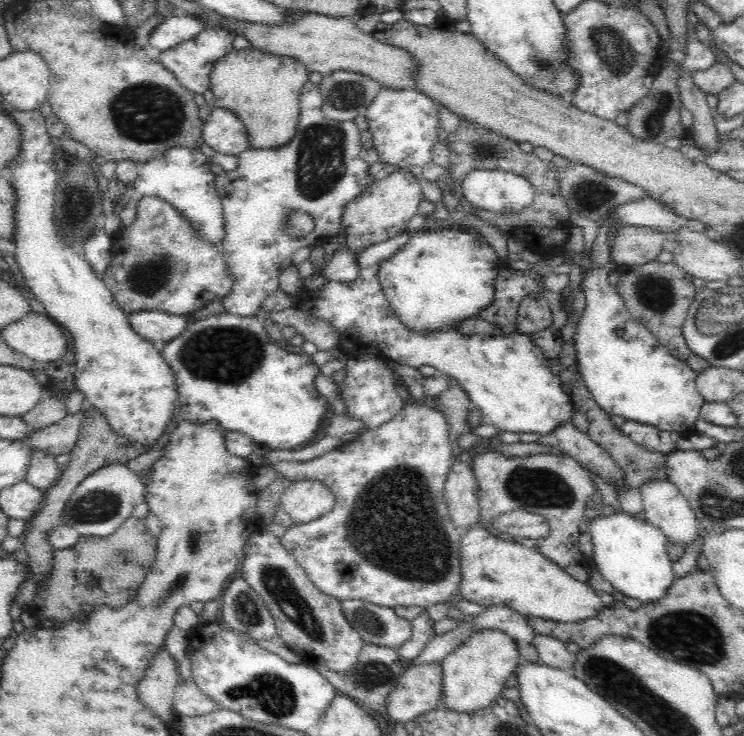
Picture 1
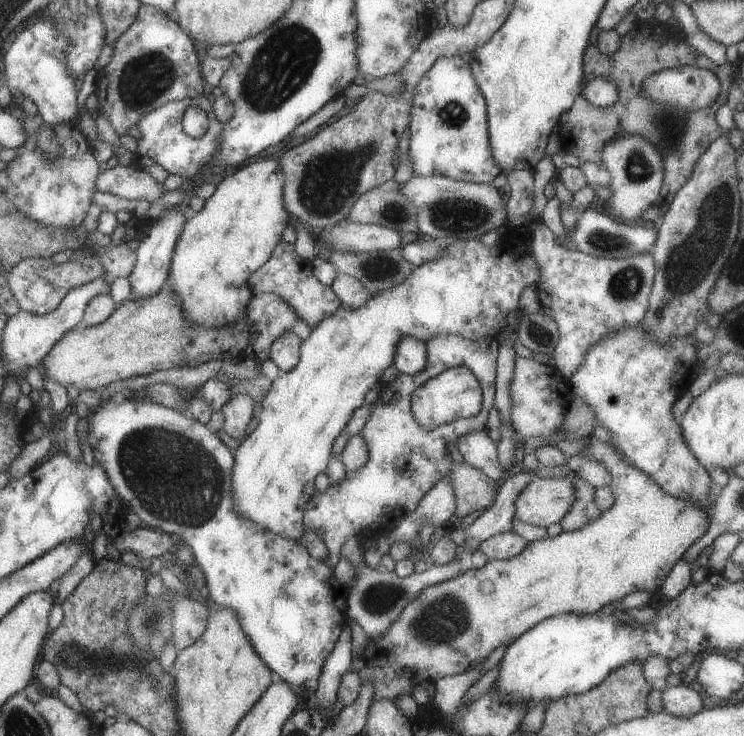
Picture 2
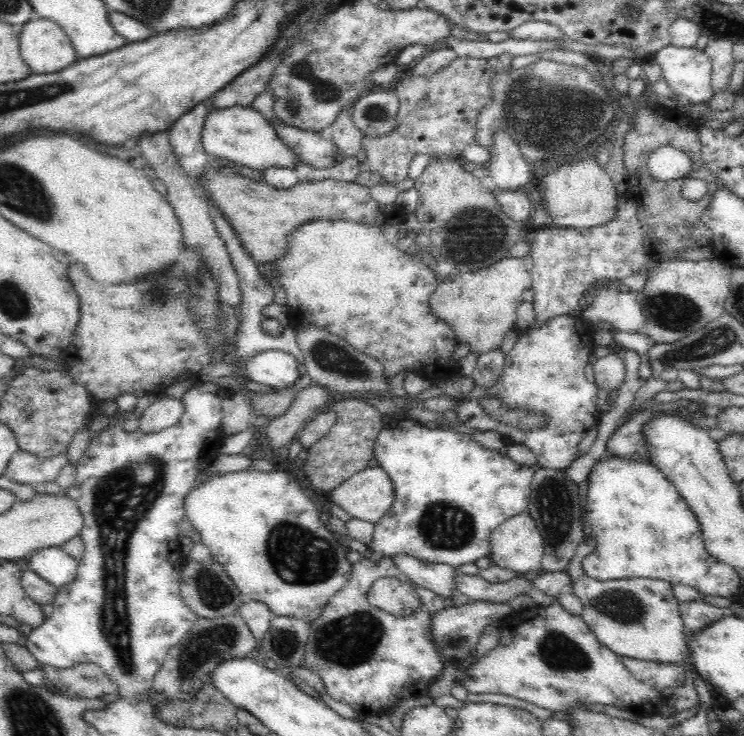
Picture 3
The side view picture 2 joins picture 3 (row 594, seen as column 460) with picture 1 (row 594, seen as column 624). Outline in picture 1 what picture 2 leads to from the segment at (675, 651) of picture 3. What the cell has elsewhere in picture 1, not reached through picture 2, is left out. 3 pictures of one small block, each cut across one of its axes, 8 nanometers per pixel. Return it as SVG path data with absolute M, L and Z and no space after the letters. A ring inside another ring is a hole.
M474 526L461 532L460 597L481 604L503 604L512 607L524 618L542 618L563 623L575 623L600 613L605 605L596 590L586 582L575 580L532 547L517 541L504 541L493 536L484 526Z

